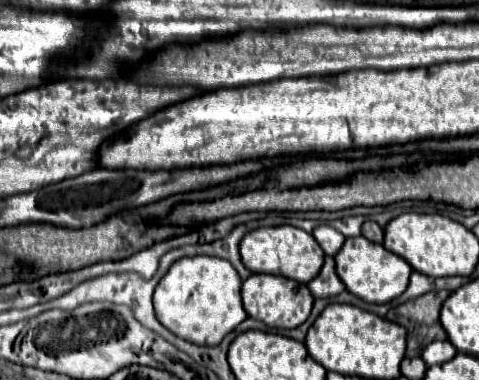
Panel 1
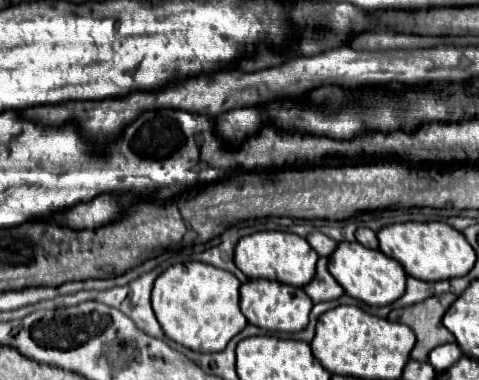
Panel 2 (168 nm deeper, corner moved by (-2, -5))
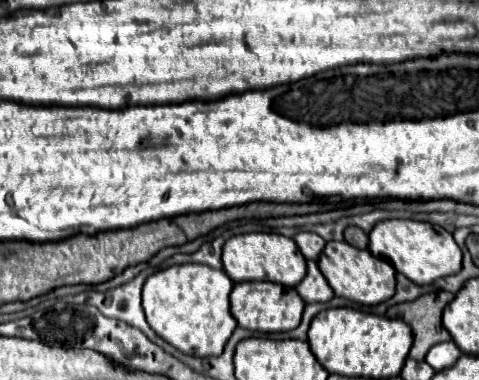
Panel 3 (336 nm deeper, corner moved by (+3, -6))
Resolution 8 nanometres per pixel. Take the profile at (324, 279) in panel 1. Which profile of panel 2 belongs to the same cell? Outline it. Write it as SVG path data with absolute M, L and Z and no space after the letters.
M319 257L315 279L309 285L305 285L305 293L311 297L313 303L333 301L345 293L343 287L331 277L331 273L327 269L327 257Z

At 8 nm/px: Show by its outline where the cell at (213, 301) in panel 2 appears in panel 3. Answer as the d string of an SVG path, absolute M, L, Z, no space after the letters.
M180 264L152 274L142 290L142 308L152 330L182 354L198 358L218 356L236 328L230 314L230 290L234 282L224 270L204 264Z

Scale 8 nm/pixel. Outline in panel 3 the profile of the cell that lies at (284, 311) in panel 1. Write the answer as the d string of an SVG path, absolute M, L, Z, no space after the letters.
M240 282L232 288L230 308L232 308L232 316L242 328L256 330L256 332L288 332L300 324L302 312L304 312L304 300L300 300L294 288L288 288L282 284Z

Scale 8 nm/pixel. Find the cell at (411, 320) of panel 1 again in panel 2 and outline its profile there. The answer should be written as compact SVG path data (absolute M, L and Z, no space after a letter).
M453 293L433 295L417 305L403 307L399 311L399 323L413 329L413 333L417 335L417 343L415 343L415 349L411 351L411 359L427 361L427 355L433 347L447 343L445 339L447 331L443 327L439 329L439 323L455 299L457 297Z

